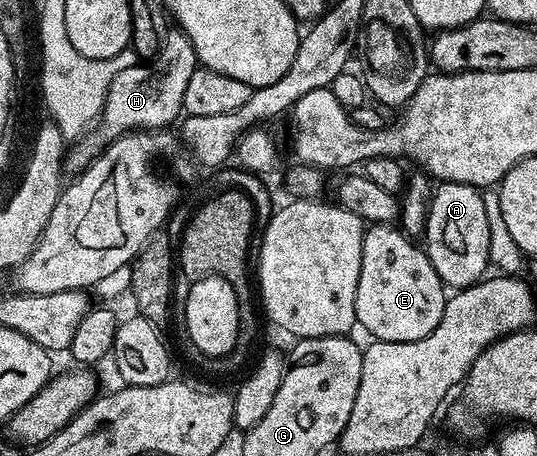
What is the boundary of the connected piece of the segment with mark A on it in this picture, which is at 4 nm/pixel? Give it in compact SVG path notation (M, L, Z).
M440 182L431 192L431 205L427 210L425 250L437 277L451 289L471 287L488 274L489 217L485 214L483 191L468 183Z

